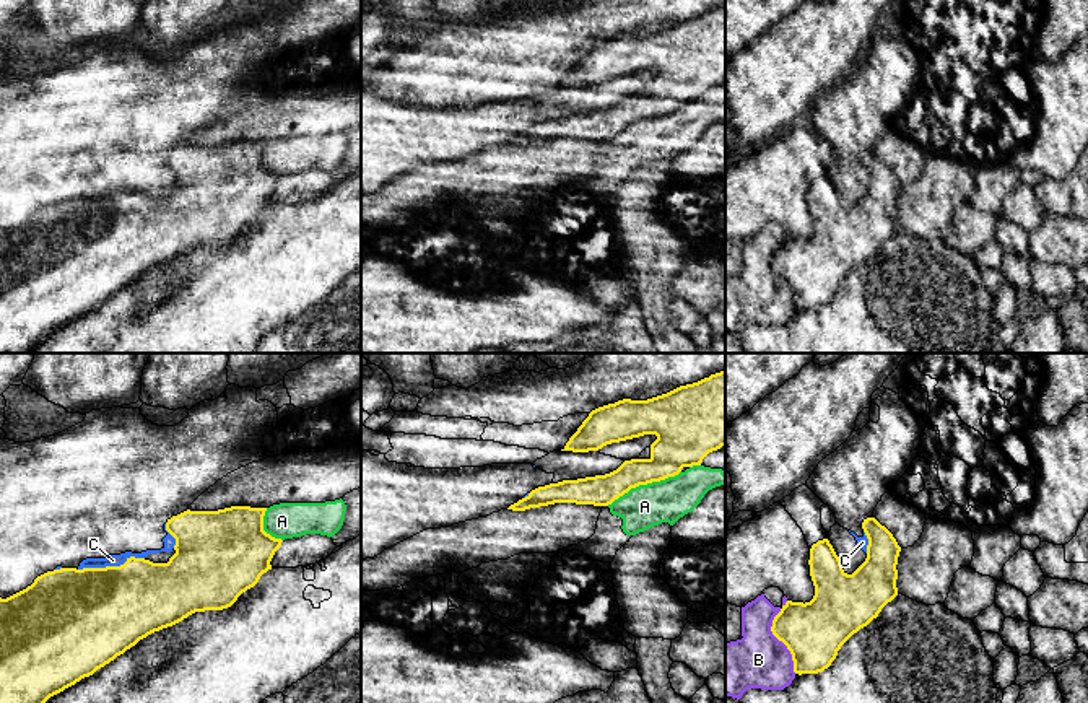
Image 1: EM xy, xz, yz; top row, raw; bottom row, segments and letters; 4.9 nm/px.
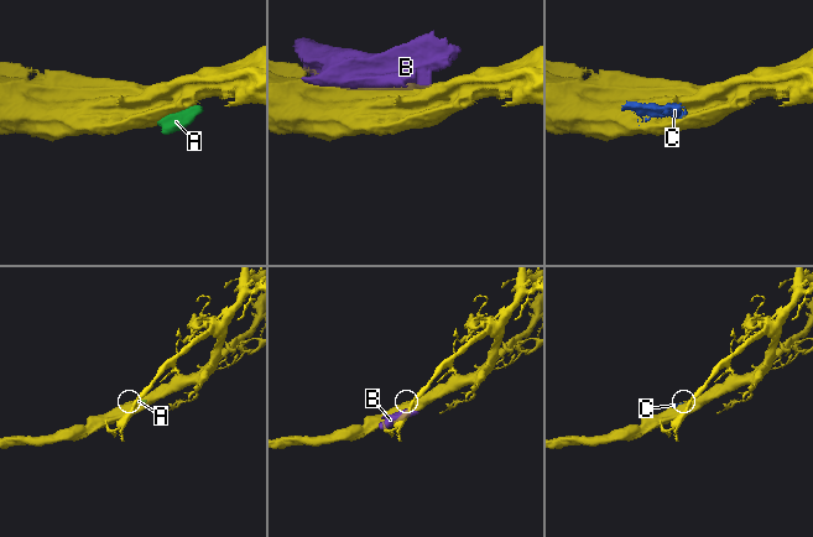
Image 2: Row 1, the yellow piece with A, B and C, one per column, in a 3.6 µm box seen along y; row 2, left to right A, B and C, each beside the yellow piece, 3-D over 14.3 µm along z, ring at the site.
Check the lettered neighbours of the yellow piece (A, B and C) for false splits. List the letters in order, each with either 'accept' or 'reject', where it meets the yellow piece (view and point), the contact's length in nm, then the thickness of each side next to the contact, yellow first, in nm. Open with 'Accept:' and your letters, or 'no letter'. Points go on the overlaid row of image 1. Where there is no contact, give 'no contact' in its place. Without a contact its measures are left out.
Accept: no letter
A: reject; contact xz (643, 484); length 400 nm; calibres 220 and 220 nm
B: reject; contact yz (781, 640); length 340 nm; calibres 300 and 280 nm
C: reject; contact xy (111, 567); length 340 nm; calibres 460 and 60 nm

